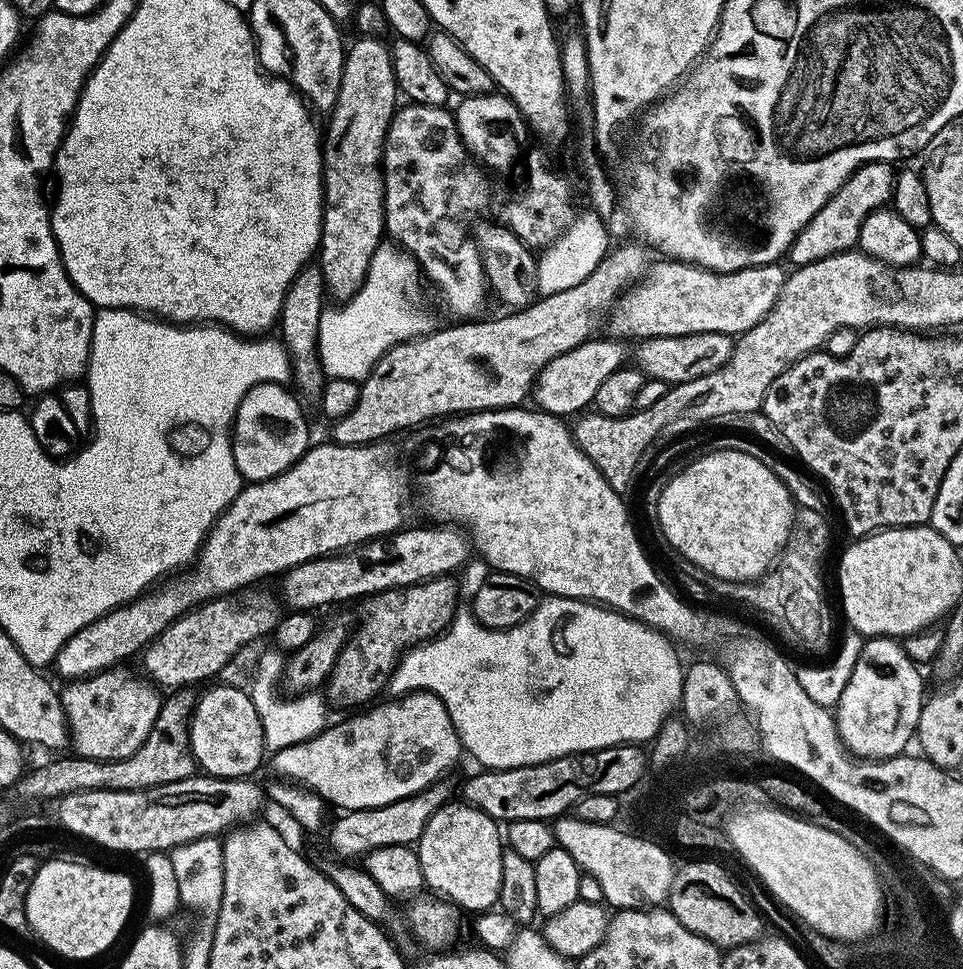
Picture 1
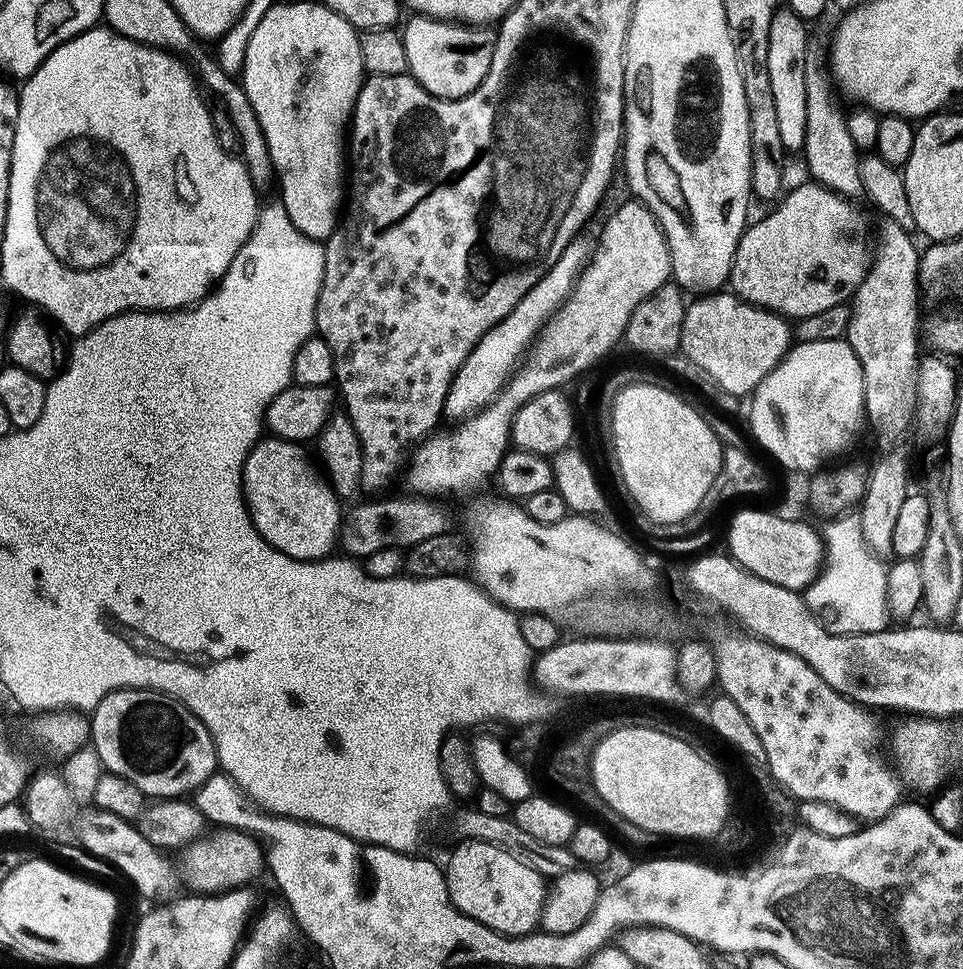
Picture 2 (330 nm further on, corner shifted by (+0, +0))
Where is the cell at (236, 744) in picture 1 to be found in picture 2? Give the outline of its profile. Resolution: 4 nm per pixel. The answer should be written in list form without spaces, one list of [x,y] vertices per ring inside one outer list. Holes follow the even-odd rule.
[[[118,688],[108,692],[90,713],[90,747],[97,752],[105,773],[128,779],[148,798],[187,797],[218,772],[216,743],[210,730],[182,701],[152,688]]]

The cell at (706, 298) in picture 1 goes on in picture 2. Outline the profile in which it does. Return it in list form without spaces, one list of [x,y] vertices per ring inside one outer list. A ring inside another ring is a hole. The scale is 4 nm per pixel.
[[[815,182],[807,183],[798,185],[788,197],[785,195],[775,205],[777,208],[769,216],[762,217],[757,224],[752,222],[745,227],[744,233],[740,236],[740,241],[736,247],[736,257],[732,263],[732,274],[730,277],[731,291],[740,299],[759,308],[767,309],[769,312],[775,312],[784,318],[794,316],[793,318],[797,321],[804,320],[810,315],[820,314],[824,310],[830,310],[831,307],[841,302],[851,301],[859,288],[859,284],[866,278],[874,255],[873,245],[868,245],[868,220],[864,217],[863,210],[856,205],[856,202],[853,202],[847,196],[840,196],[836,192],[831,192],[829,188],[823,188],[821,184]]]

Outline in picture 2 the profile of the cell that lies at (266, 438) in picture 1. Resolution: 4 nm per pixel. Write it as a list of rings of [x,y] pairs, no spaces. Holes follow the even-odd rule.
[[[257,440],[244,464],[244,499],[254,526],[270,546],[295,560],[327,560],[333,555],[332,547],[338,544],[341,501],[335,488],[316,473],[300,448],[303,447],[295,440]]]

